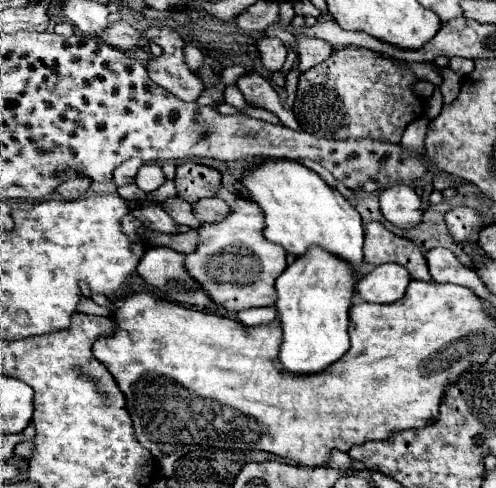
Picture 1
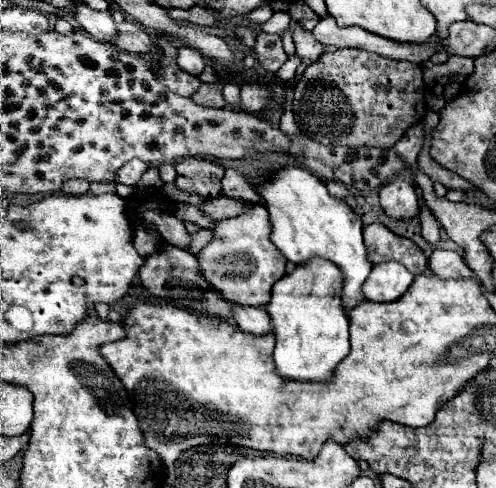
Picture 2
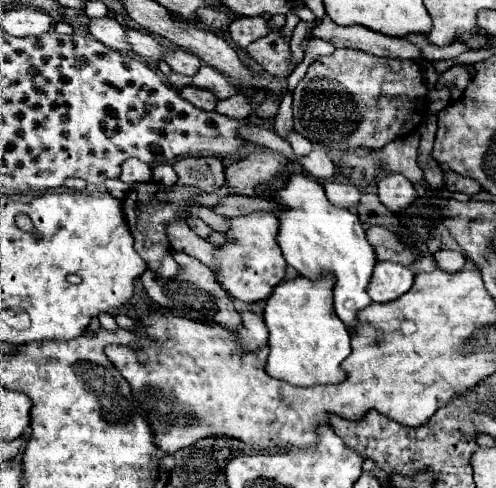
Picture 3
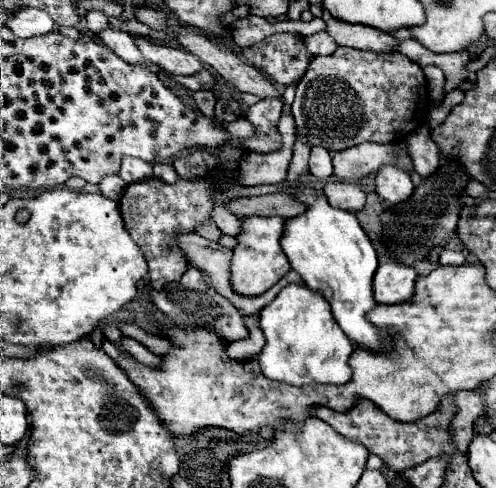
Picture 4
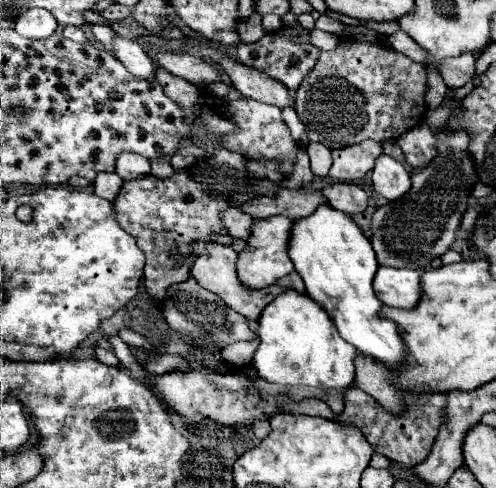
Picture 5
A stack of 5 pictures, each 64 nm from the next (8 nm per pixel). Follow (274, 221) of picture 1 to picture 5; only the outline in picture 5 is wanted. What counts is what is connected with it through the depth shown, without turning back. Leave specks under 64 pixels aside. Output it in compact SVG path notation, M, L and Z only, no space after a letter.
M320 206L308 220L298 220L290 234L288 254L306 284L306 294L326 310L346 342L352 342L360 354L382 362L390 370L404 368L408 348L396 322L382 316L384 304L380 304L372 290L372 280L378 270L376 256L370 240L348 214Z

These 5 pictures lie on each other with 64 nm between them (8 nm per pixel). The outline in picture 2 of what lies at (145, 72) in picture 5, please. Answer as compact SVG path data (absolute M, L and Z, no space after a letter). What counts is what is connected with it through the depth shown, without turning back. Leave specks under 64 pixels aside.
M78 4L74 8L74 18L88 34L92 34L100 42L112 44L118 36L116 22L112 20L110 12L96 12L96 10L90 10L86 4Z

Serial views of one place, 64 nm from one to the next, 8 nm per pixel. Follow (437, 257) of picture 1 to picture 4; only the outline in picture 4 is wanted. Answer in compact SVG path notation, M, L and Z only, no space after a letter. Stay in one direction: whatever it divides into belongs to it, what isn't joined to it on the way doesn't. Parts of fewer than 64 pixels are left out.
M442 250L440 252L440 264L444 264L444 266L462 264L462 262L464 262L464 256L460 252L454 252L454 250Z

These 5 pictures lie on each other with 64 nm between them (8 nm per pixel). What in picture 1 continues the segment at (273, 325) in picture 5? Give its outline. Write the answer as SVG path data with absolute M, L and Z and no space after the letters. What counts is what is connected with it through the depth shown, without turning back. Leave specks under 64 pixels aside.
M310 248L304 256L296 258L294 264L290 264L280 278L276 280L276 314L282 326L282 344L280 344L280 352L278 352L278 360L284 366L284 370L292 372L292 374L320 374L324 372L328 366L332 366L334 362L338 362L350 348L348 342L348 310L352 306L352 292L354 292L354 276L352 276L352 268L328 254L322 248Z

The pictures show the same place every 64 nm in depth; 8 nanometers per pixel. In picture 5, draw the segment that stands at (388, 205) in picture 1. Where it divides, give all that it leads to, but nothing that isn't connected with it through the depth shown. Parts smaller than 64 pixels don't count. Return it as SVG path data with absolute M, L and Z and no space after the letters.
M382 154L376 158L372 184L380 196L386 200L396 200L410 190L410 172L400 160Z

